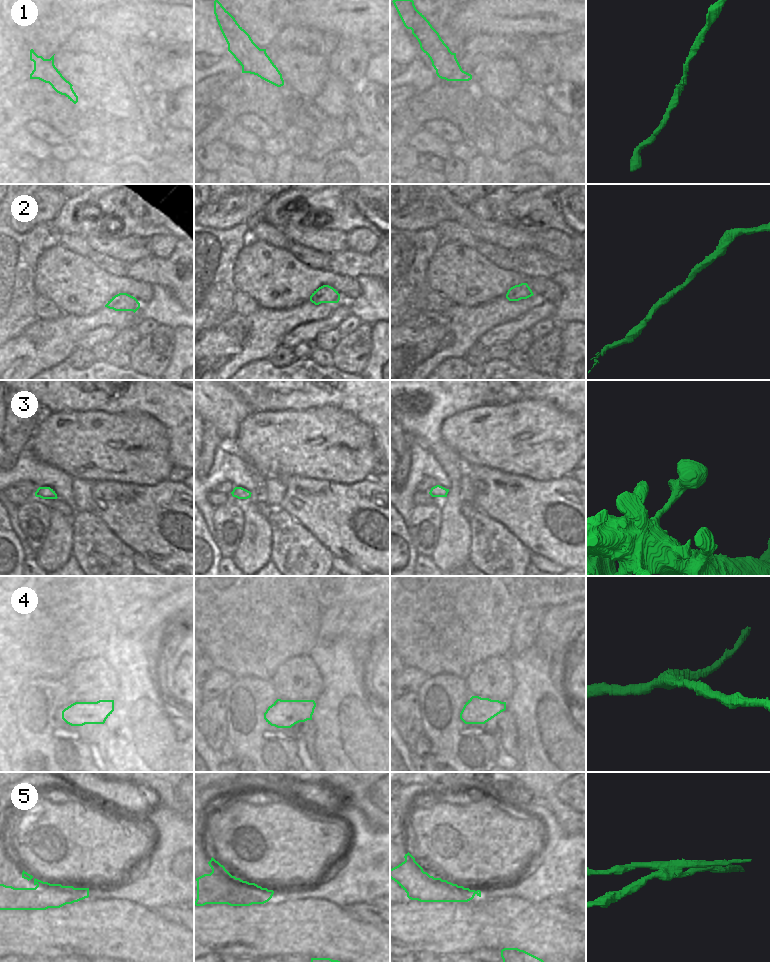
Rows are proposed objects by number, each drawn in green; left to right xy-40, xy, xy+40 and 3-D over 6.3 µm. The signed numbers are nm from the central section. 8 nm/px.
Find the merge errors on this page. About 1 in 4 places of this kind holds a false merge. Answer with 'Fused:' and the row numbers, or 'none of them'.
Fused: 5

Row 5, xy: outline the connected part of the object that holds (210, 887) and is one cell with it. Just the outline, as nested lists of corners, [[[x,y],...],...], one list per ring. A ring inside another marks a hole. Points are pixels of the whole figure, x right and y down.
[[[213,857],[208,862],[212,869],[210,874],[204,874],[197,881],[197,899],[196,906],[204,906],[206,904],[215,904],[215,901],[221,901],[224,896],[230,894],[238,887],[254,889],[257,884],[243,881],[240,878],[232,876],[223,865],[216,861]]]

